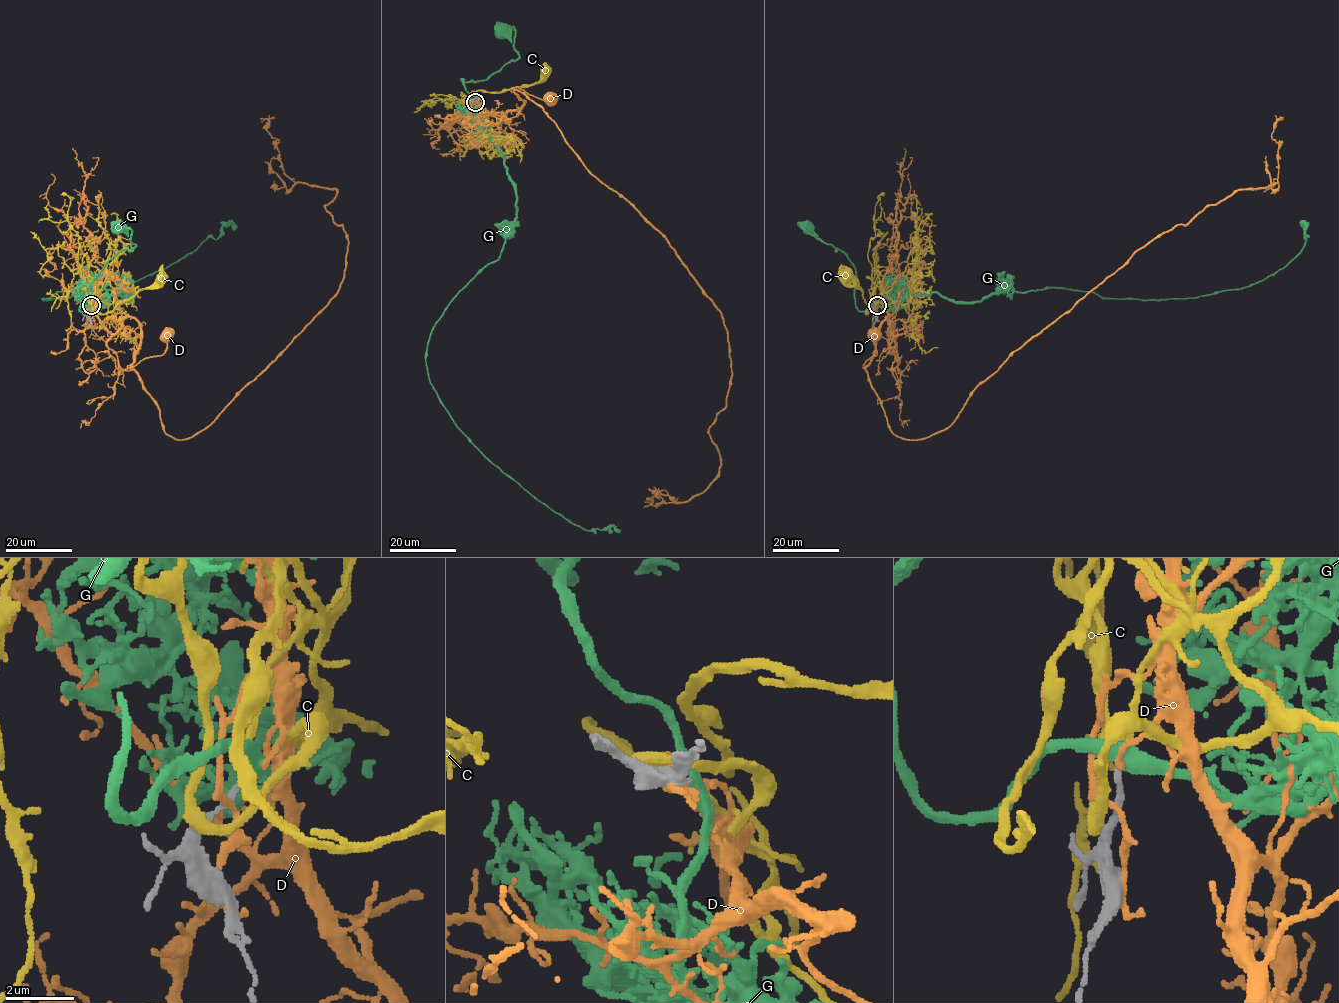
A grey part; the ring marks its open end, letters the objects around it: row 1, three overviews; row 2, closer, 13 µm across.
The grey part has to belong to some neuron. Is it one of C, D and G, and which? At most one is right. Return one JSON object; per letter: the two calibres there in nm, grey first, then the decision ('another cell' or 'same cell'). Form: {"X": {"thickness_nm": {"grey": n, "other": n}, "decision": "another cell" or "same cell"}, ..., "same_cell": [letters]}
{"C": {"thickness_nm": {"grey": 170, "other": 130}, "decision": "same cell"}, "D": {"thickness_nm": {"grey": 180, "other": 160}, "decision": "another cell"}, "G": {"thickness_nm": {"grey": 180, "other": 440}, "decision": "another cell"}, "same_cell": ["C"]}

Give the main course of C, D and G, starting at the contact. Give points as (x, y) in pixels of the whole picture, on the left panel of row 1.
C: (92, 305), (97, 290), (86, 278), (82, 288), (78, 264), (80, 238), (66, 220), (49, 219), (49, 203)
D: (90, 310), (93, 298), (109, 333), (128, 317), (140, 327), (131, 368), (162, 354), (167, 333)
G: (92, 306), (80, 311), (78, 289), (119, 251), (135, 245), (130, 241), (131, 229), (118, 228)

